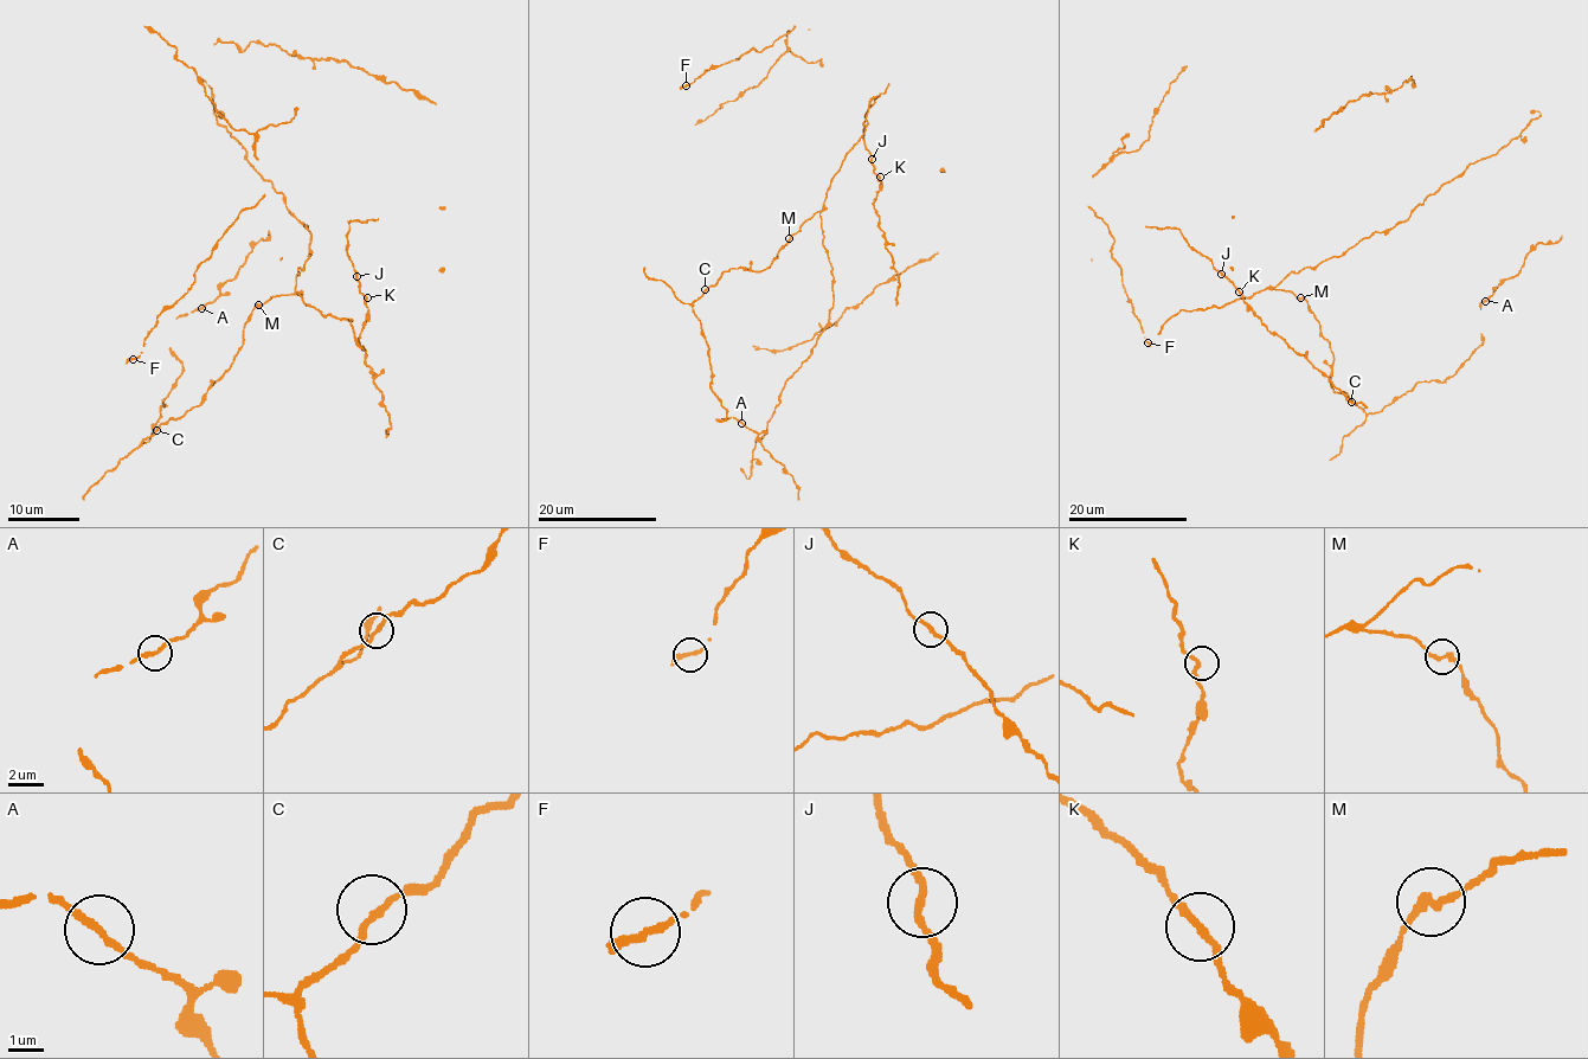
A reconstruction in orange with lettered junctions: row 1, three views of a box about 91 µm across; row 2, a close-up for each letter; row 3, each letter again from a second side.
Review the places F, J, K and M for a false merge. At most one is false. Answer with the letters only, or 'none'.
none

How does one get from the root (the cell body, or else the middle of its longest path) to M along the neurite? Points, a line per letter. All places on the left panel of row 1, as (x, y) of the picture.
M: (294, 291), (272, 295), (258, 305)

